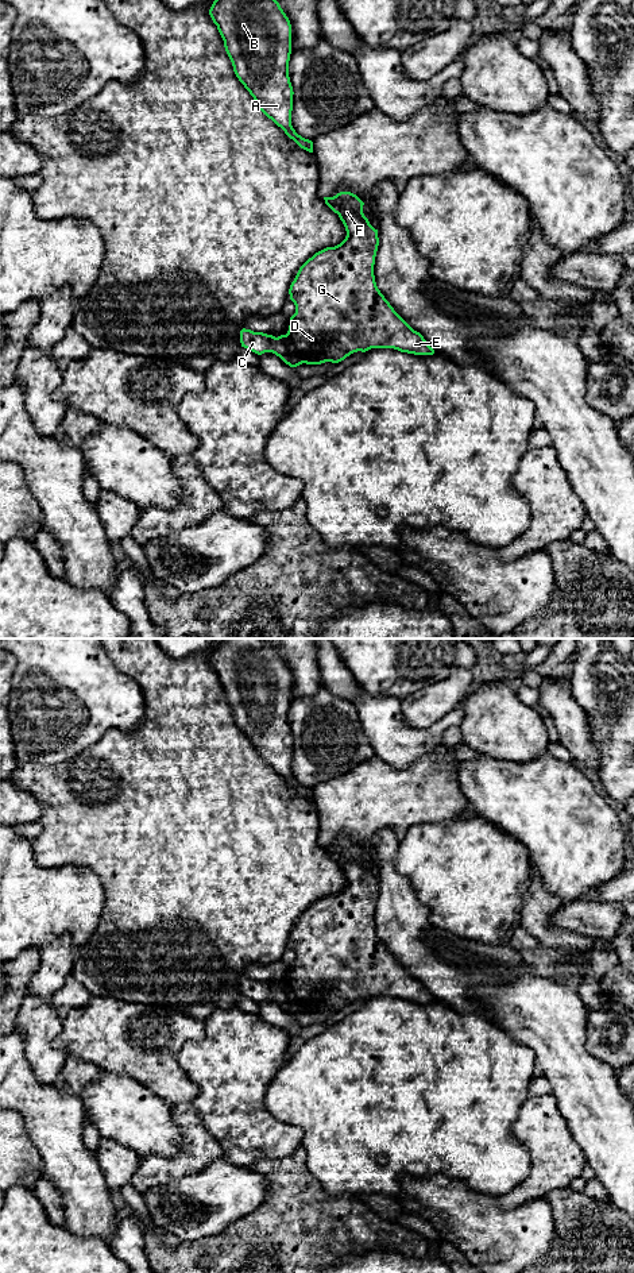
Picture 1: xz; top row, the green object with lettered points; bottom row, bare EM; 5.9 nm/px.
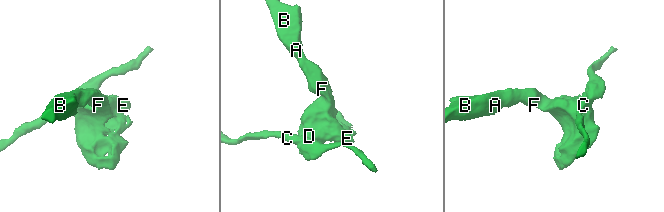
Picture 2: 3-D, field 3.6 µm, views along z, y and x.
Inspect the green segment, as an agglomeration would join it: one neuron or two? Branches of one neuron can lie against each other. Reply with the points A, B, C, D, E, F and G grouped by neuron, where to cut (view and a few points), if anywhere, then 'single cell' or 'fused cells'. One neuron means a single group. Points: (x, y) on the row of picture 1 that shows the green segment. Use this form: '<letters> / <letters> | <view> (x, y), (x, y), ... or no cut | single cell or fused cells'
A B D E F G / C | xz (285, 335), (296, 347), (302, 362) | fused cells

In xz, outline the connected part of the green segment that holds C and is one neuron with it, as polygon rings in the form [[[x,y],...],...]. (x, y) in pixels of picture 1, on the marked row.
[[[243,328],[240,331],[240,343],[241,347],[258,355],[272,352],[290,367],[302,364],[297,347],[289,340],[286,335],[275,337],[272,335]]]

